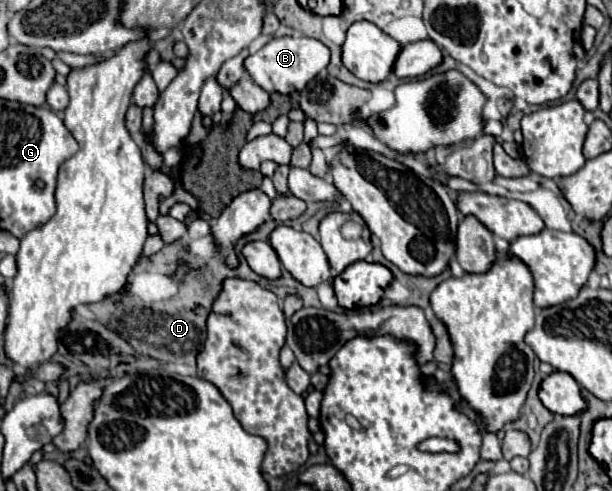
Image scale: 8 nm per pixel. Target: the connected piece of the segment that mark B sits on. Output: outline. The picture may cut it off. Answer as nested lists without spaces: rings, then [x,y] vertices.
[[[284,36],[284,38],[272,38],[256,54],[250,54],[244,60],[244,70],[250,74],[254,84],[264,88],[266,92],[292,94],[302,90],[320,70],[324,70],[328,66],[328,58],[330,50],[322,42],[306,36],[296,36],[296,38]]]

